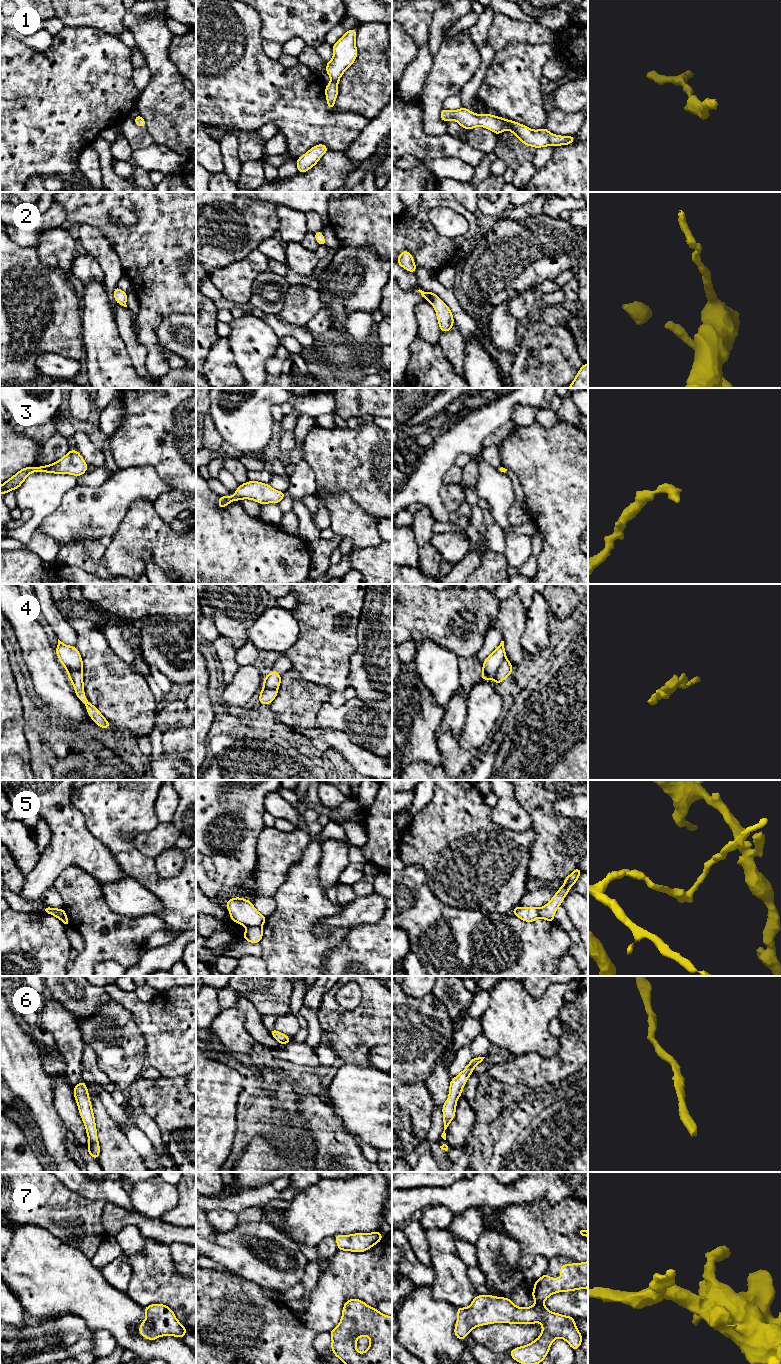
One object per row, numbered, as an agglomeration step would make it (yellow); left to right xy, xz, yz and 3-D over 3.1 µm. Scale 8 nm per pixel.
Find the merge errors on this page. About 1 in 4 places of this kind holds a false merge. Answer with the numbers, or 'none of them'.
4, 5

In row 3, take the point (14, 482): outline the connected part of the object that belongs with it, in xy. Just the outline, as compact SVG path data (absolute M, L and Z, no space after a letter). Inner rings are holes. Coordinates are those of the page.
M69 450L60 460L51 465L30 466L18 471L14 476L0 486L0 493L5 495L9 491L18 489L26 477L34 472L45 472L55 474L70 474L77 477L83 475L88 469L88 464L82 458L78 450Z

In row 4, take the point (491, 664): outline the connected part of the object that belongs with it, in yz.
M504 641L497 646L497 648L483 661L480 680L489 680L497 672L500 664L503 662L505 654Z

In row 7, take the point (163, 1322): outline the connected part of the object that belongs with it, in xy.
M160 1303L144 1307L146 1319L139 1326L139 1334L150 1341L161 1336L183 1339L187 1329L176 1318L173 1310Z

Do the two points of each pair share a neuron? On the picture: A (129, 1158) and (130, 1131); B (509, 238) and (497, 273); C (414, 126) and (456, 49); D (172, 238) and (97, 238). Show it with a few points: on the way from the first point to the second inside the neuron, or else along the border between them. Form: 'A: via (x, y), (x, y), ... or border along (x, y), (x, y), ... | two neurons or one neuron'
A: border along (122, 1130), (127, 1140), (143, 1157) | two neurons
B: via (509, 247), (509, 260), (505, 264) | one neuron
C: border along (420, 99), (423, 105), (423, 129), (426, 132) | two neurons
D: border along (87, 224), (95, 227), (107, 239), (119, 258) | two neurons

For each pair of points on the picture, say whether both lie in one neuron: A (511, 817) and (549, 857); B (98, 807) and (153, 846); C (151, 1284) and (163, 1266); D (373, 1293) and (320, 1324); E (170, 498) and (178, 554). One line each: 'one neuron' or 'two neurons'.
A: two neurons
B: two neurons
C: one neuron
D: one neuron
E: two neurons

